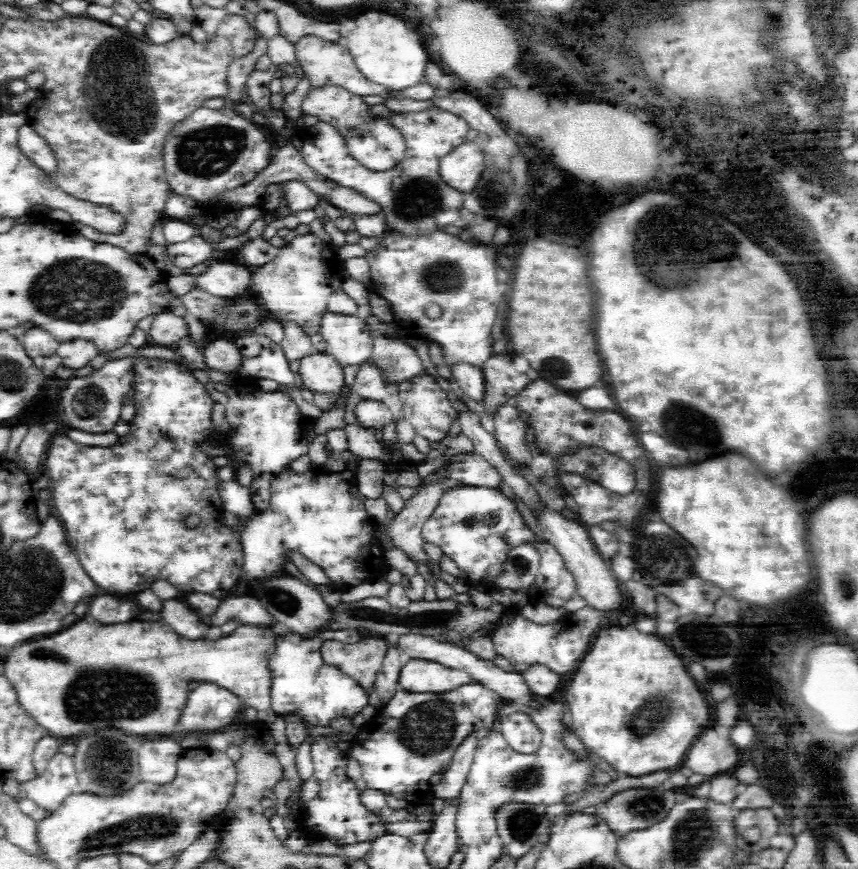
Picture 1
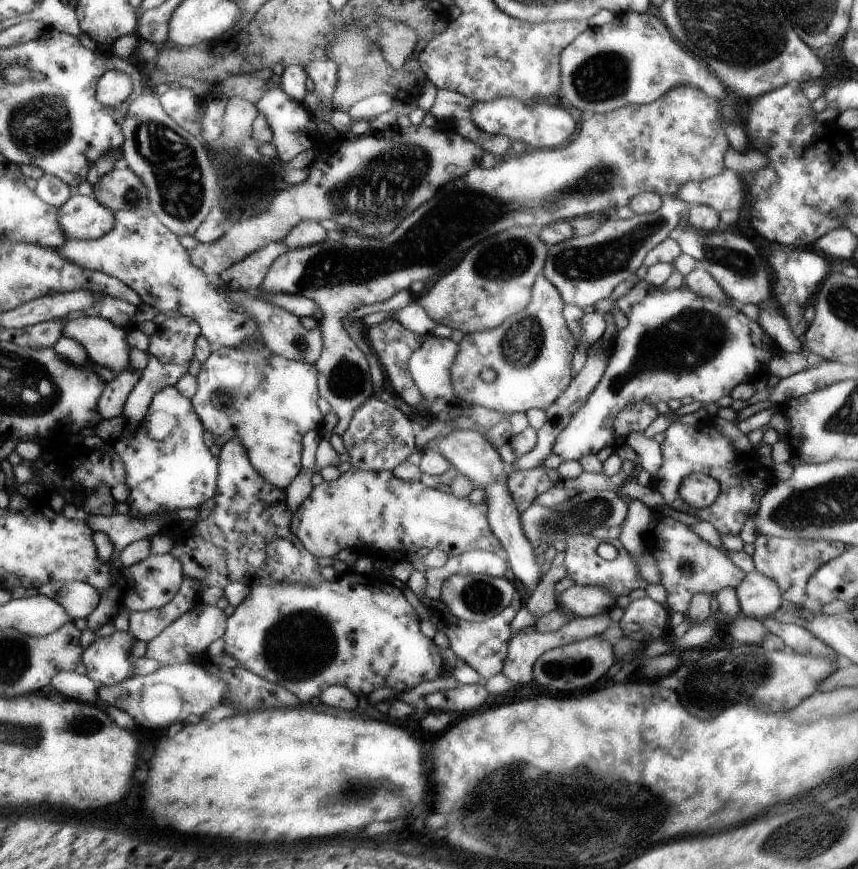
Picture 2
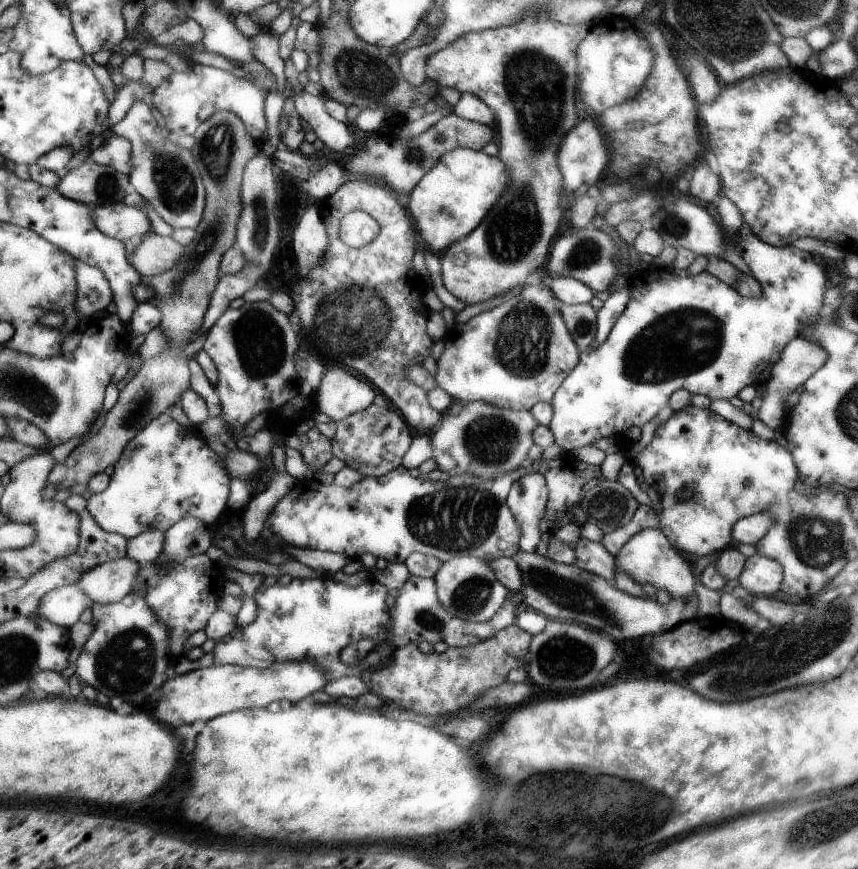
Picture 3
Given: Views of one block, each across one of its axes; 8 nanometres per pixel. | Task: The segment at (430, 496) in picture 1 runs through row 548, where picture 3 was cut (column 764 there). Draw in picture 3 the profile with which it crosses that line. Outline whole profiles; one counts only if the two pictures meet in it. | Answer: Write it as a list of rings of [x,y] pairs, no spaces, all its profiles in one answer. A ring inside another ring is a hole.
[[[795,336],[785,348],[783,348],[783,354],[781,354],[781,360],[773,366],[773,378],[769,378],[769,382],[765,384],[767,386],[767,396],[763,398],[761,402],[761,408],[757,412],[757,420],[761,420],[765,426],[769,426],[771,430],[775,428],[781,428],[783,422],[785,422],[785,416],[787,416],[787,406],[785,406],[785,398],[795,392],[797,386],[805,384],[827,360],[827,350],[821,346],[821,344],[815,344],[803,336]]]

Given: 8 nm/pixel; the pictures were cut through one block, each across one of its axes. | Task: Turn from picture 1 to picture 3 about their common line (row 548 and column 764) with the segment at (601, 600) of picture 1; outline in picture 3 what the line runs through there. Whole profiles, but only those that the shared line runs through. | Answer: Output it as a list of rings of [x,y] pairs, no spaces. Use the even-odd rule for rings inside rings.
[[[755,554],[745,560],[743,572],[737,580],[751,596],[771,596],[781,588],[783,566],[777,560]]]

